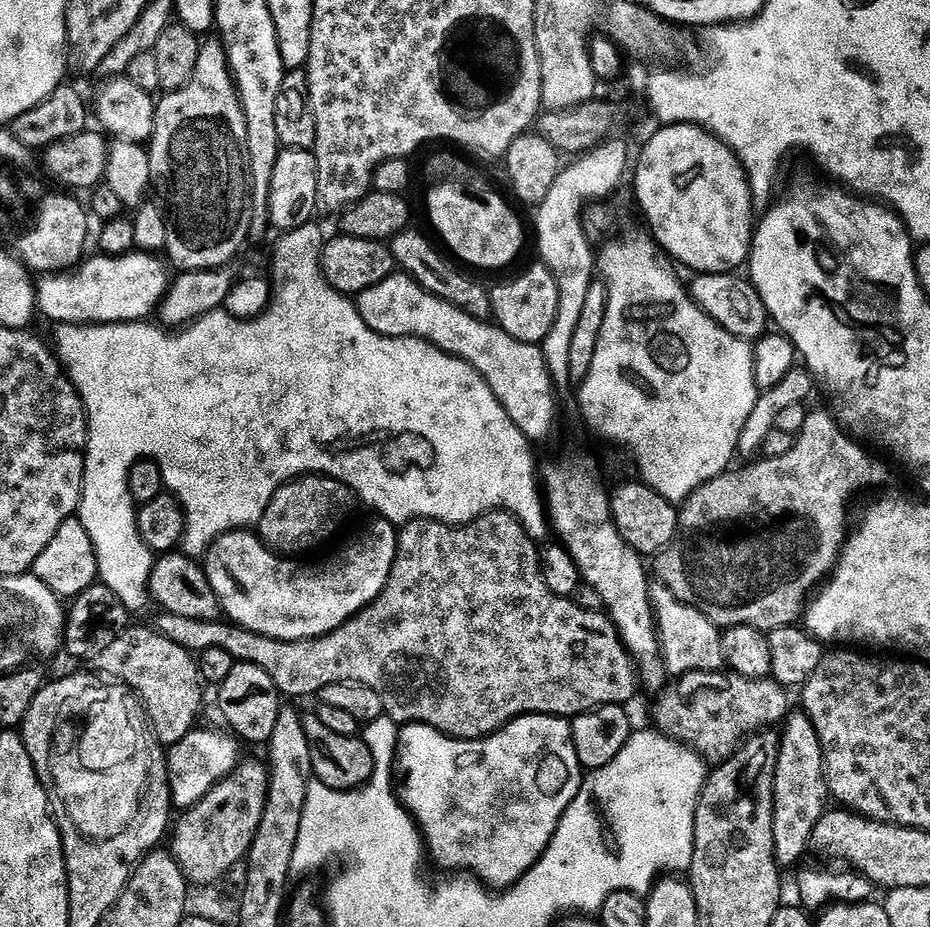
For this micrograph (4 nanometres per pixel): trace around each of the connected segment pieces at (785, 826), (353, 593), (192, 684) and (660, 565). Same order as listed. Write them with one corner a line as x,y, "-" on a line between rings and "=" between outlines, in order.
803,710
793,711
782,725
780,736
780,753
776,759
776,777
774,778
774,844
776,862
781,869
788,870
791,864
796,864
804,856
804,851
810,848
812,831
824,817
826,805
829,803
828,773
824,767
824,748
818,738
818,730
814,730
814,722
=
383,518
375,522
372,540
362,541
360,548
341,558
340,564
328,564
325,568
296,568
293,572
288,565
291,563
273,552
255,531
237,530
219,536
207,557
206,571
208,581
220,600
223,615
237,628
254,630
275,640
313,640
319,636
329,636
335,628
376,600
390,578
396,557
398,528
=
129,626
102,654
92,657
91,667
101,677
111,678
135,690
139,699
146,702
146,715
154,729
154,736
161,745
171,746
178,743
186,734
190,734
197,727
196,719
200,716
200,707
204,704
204,688
200,685
200,668
196,665
197,657
188,652
178,642
170,642
161,632
157,632
155,627
136,628
=
809,411
805,418
805,424
795,437
792,449
789,452
781,456
763,458
764,460
750,465
749,468
742,469
741,472
729,470
723,476
703,484
689,500
684,501
679,509
679,535
682,537
682,540
684,536
684,544
688,548
673,546
663,554
655,557
656,572
660,575
657,576
659,583
665,584
670,592
682,602
694,606
694,610
706,614
706,618
710,618
710,622
714,622
716,627
721,630
737,628
738,626
750,626
751,628
756,628
759,632
769,634
779,628
795,625
803,617
806,605
809,603
814,589
823,585
833,575
836,565
840,563
840,553
844,551
846,541
850,535
848,507
851,506
852,499
859,494
860,488
878,488
888,480
887,466
882,461
875,460
867,450
869,451
861,441
853,438
845,431
840,421
836,419
831,411

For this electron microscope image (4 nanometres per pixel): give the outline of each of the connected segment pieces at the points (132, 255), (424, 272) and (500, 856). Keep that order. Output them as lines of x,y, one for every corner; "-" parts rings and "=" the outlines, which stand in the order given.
133,250
124,256
95,255
89,255
70,272
48,274
41,279
44,281
39,281
36,289
39,315
49,316
56,324
131,324
133,321
147,321
151,317
148,315
151,312
153,315
159,309
164,295
168,292
169,265
163,259
160,261
159,255
139,250
=
409,230
398,233
390,241
390,253
395,267
405,276
411,276
430,294
458,306
466,314
470,314
479,320
488,320
492,313
492,297
489,289
483,288
476,280
463,276
450,261
444,260
444,256
423,236
420,232
=
520,716
517,720
511,720
503,730
495,732
492,736
484,736
480,740
456,740
445,732
439,732
425,724
406,724
399,729
400,748
395,749
398,761
398,776
404,779
404,785
399,785
398,795
408,812
412,815
415,827
420,829
420,835
426,845
427,851
448,870
459,870
464,874
471,874
481,884
492,890
508,890
513,884
532,869
542,858
547,848
553,847
556,831
560,828
560,819
569,815
572,803
580,786
584,782
585,773
578,762
578,754
574,750
574,738
572,737
572,725
563,716

